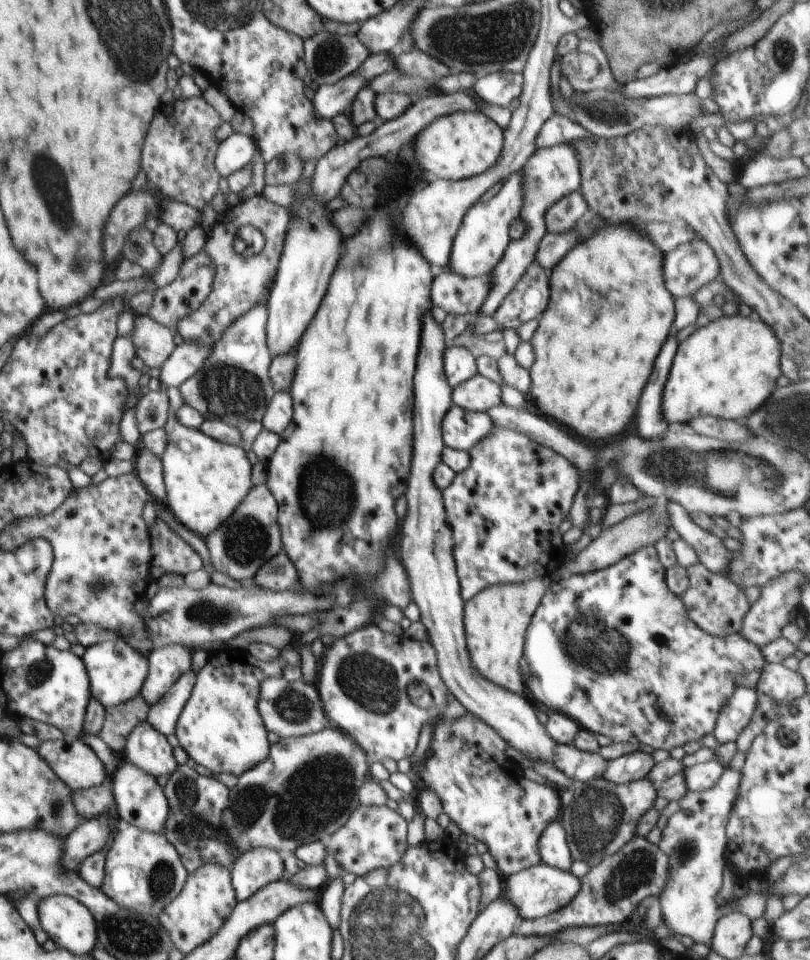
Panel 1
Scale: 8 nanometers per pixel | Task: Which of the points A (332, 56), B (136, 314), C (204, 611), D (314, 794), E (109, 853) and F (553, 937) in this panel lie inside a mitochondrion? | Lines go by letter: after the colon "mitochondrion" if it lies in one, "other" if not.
A: mitochondrion
B: other
C: mitochondrion
D: mitochondrion
E: other
F: other

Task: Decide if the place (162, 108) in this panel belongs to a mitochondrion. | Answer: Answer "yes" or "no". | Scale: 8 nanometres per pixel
no

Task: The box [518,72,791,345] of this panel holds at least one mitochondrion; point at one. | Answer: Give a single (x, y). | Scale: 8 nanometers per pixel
(600, 110)

